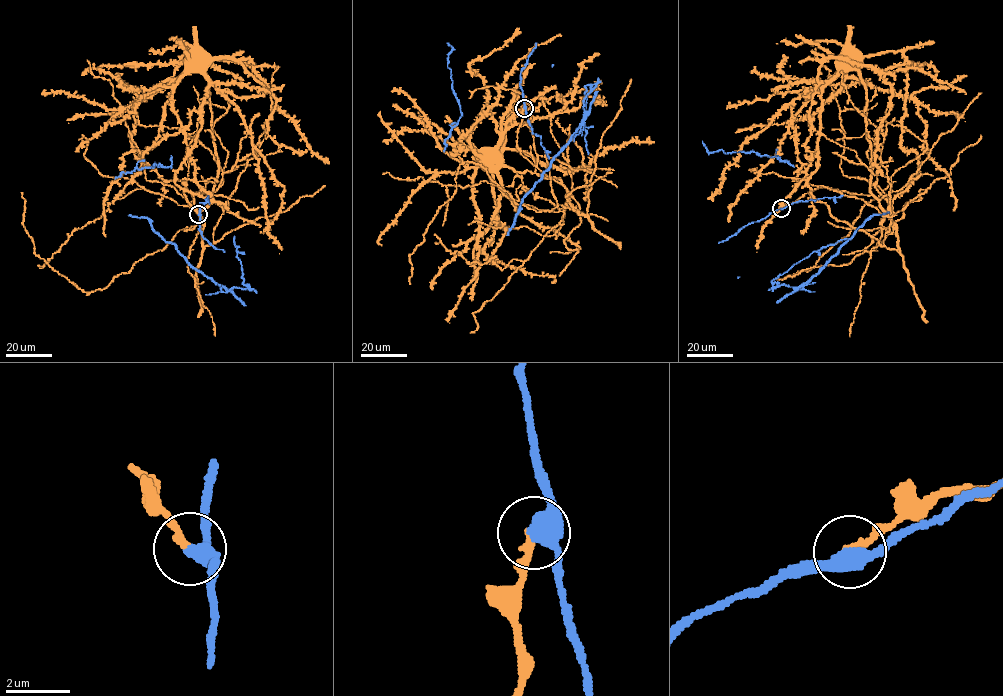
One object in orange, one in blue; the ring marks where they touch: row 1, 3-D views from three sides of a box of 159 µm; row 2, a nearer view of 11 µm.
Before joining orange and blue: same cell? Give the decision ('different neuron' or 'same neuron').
different neuron

